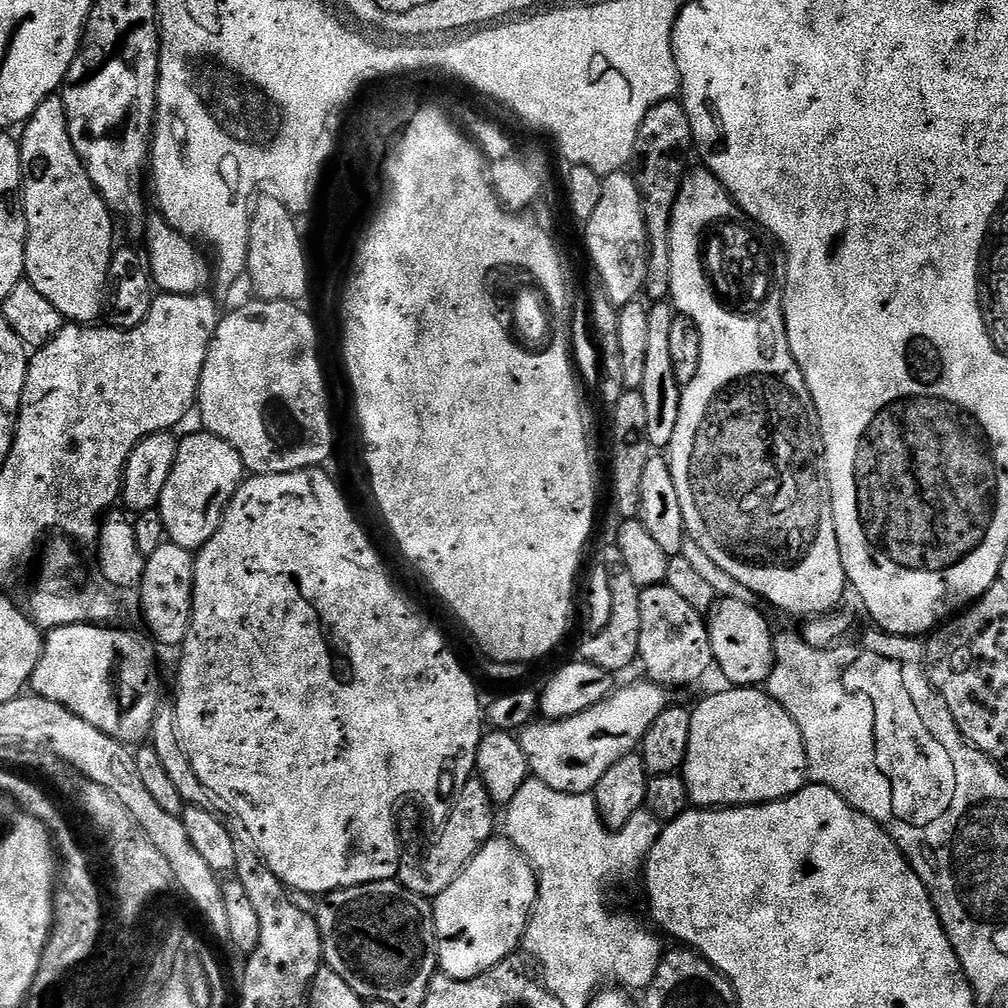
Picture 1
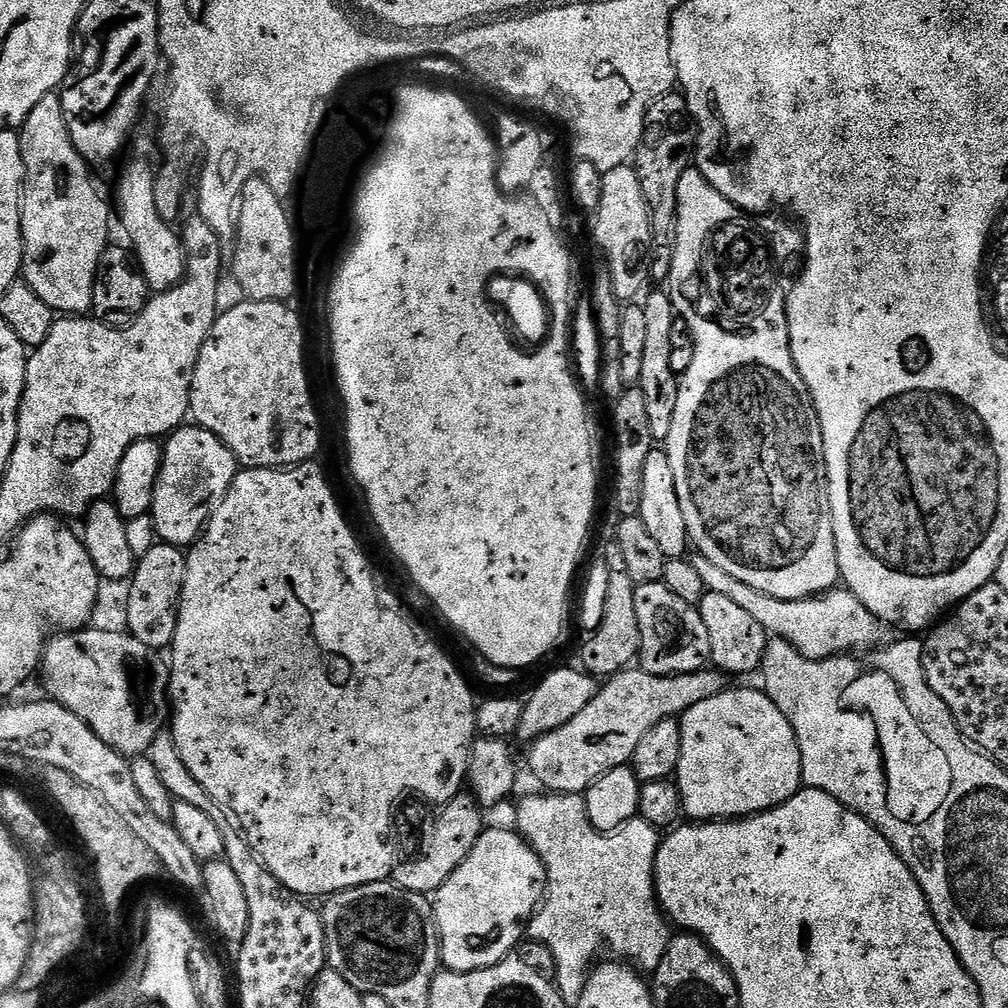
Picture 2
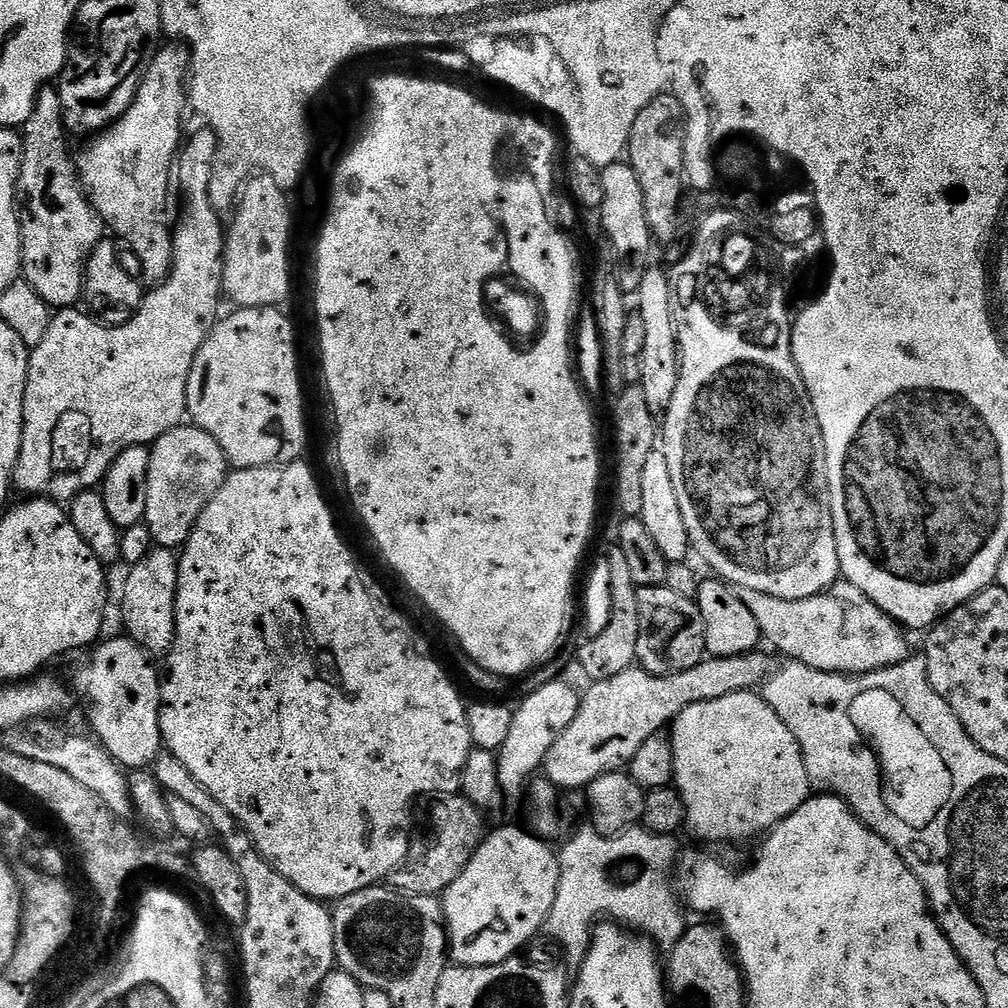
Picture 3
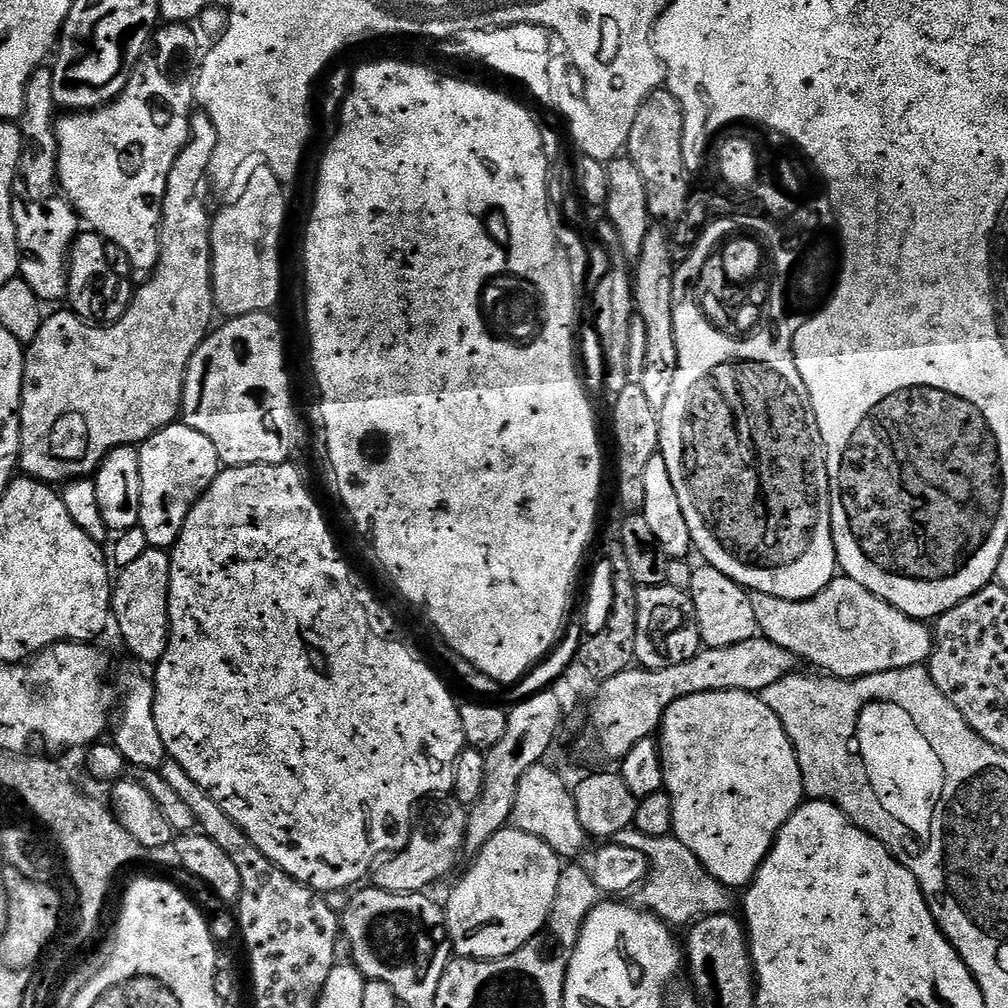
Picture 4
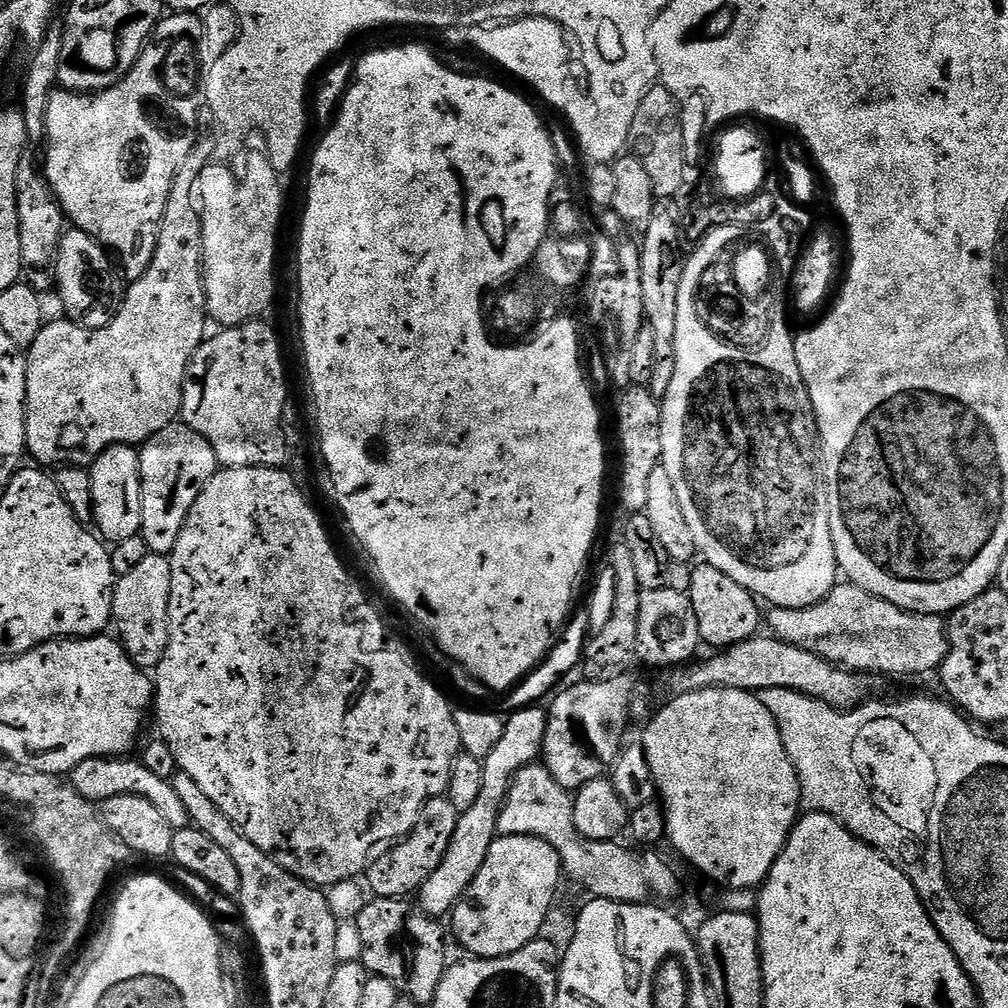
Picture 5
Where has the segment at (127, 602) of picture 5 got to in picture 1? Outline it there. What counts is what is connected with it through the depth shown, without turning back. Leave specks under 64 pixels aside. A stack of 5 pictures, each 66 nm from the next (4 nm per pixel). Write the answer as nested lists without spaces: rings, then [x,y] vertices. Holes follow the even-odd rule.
[[[165,542],[154,550],[144,561],[144,574],[138,589],[140,595],[140,612],[144,615],[144,624],[148,627],[147,635],[157,645],[165,644],[168,648],[179,649],[188,636],[188,627],[192,624],[192,591],[194,590],[194,570],[196,562],[193,553],[186,551],[182,546]]]

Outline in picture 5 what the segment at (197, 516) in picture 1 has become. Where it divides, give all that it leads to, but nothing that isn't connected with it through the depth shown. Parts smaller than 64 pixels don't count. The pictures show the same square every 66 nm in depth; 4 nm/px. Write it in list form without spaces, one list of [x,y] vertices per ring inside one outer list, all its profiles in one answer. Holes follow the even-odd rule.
[[[173,422],[145,440],[139,454],[142,482],[142,526],[139,536],[146,542],[149,552],[168,556],[174,550],[174,542],[178,542],[178,534],[182,534],[182,526],[194,502],[198,502],[198,494],[202,494],[206,482],[210,482],[218,470],[216,455],[210,442],[183,422]]]

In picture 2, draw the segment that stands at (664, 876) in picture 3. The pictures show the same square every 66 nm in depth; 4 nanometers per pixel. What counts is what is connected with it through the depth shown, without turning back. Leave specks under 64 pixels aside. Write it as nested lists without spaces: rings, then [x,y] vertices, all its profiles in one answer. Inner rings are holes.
[[[540,795],[544,796],[528,796],[517,806],[514,824],[515,831],[538,853],[548,872],[544,899],[535,916],[529,920],[526,932],[542,947],[548,948],[552,964],[556,967],[556,989],[567,1004],[574,1006],[594,965],[601,959],[599,956],[603,948],[609,948],[616,955],[613,957],[626,958],[627,963],[641,973],[651,974],[658,970],[674,935],[673,925],[656,899],[656,855],[661,848],[662,832],[639,818],[626,822],[626,826],[618,832],[600,832],[590,822],[583,795]]]

